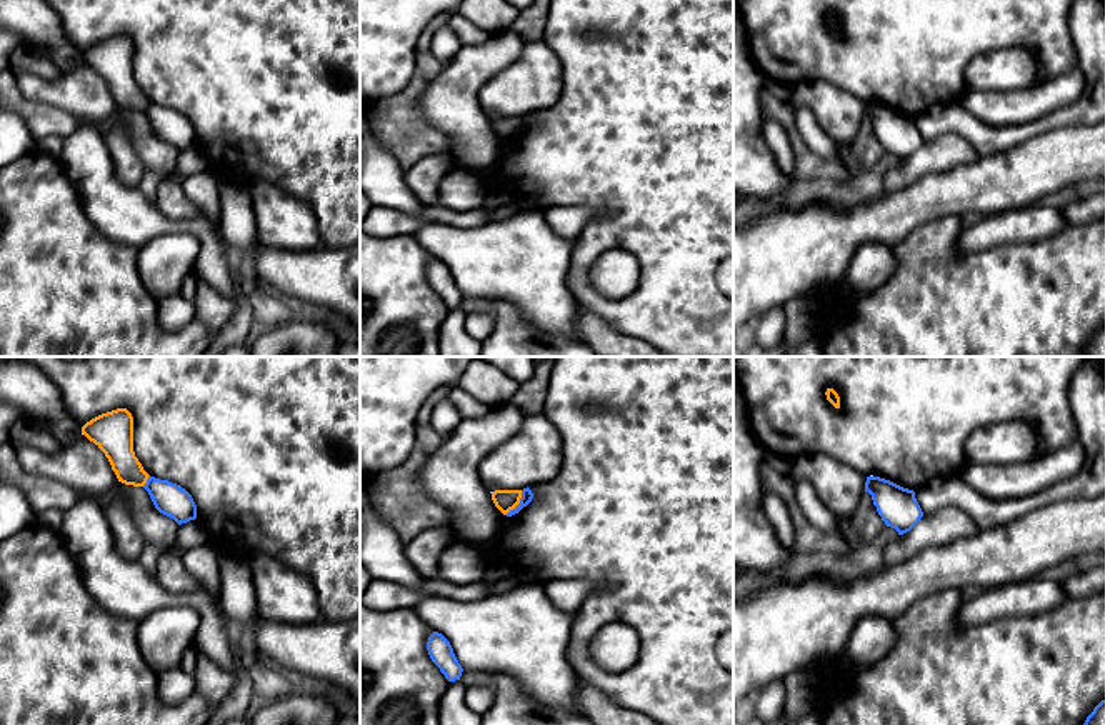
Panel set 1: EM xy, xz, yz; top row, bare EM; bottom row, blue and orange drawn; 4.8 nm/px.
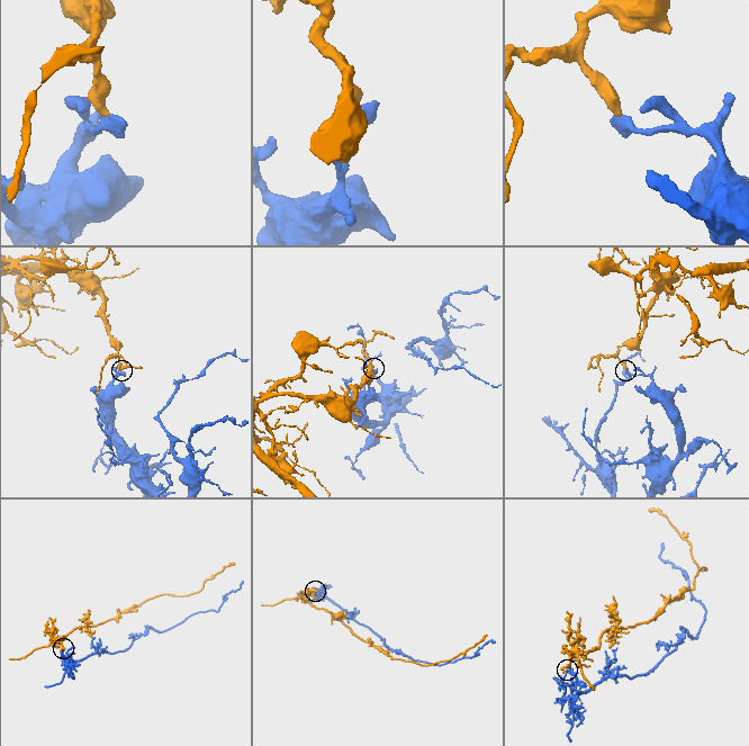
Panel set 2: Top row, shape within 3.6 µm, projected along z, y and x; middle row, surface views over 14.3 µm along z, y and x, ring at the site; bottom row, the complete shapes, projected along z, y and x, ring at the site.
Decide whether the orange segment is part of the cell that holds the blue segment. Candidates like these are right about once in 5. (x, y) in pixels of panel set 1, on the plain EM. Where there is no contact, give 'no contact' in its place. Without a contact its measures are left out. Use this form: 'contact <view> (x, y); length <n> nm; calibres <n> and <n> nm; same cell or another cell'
contact xz (519, 130); length 150 nm; calibres 60 and 110 nm; another cell

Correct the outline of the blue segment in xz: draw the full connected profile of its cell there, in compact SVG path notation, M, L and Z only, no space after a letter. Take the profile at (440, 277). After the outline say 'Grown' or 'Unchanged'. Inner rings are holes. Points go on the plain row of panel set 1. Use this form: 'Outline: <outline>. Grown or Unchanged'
Outline: M438 258L428 263L427 277L432 288L440 295L448 308L460 307L462 292L458 290L450 268Z. Unchanged

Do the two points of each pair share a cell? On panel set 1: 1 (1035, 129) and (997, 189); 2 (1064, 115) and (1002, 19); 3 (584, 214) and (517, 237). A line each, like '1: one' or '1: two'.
1: two
2: two
3: two

